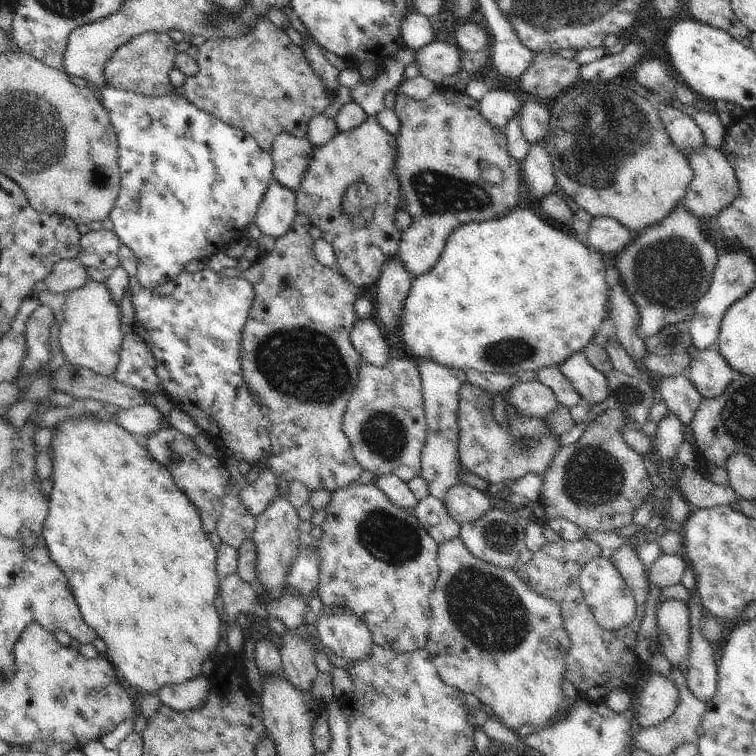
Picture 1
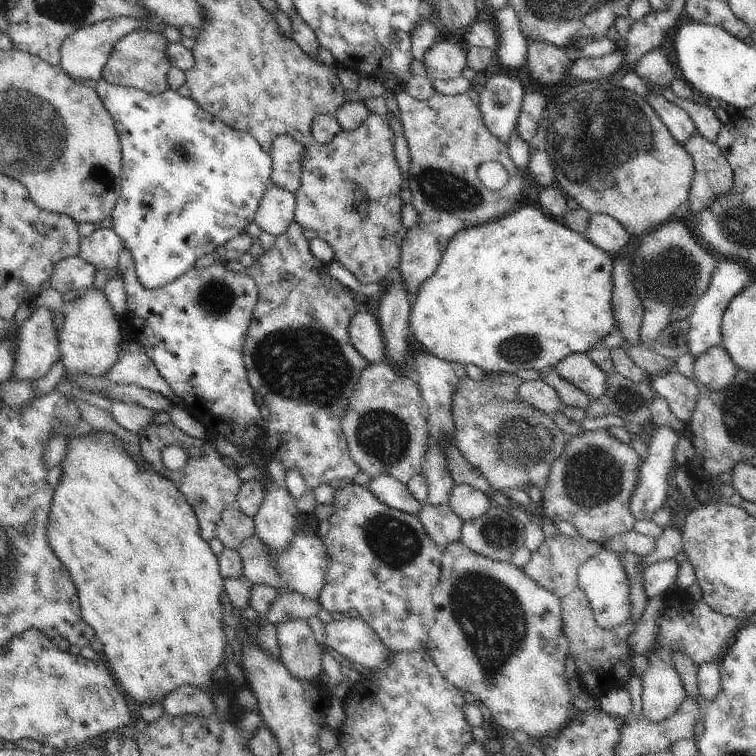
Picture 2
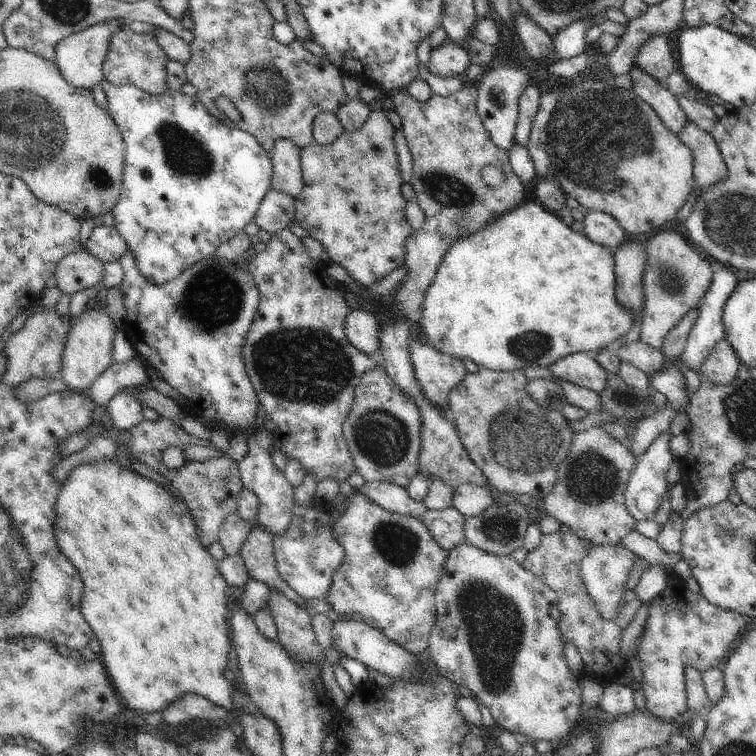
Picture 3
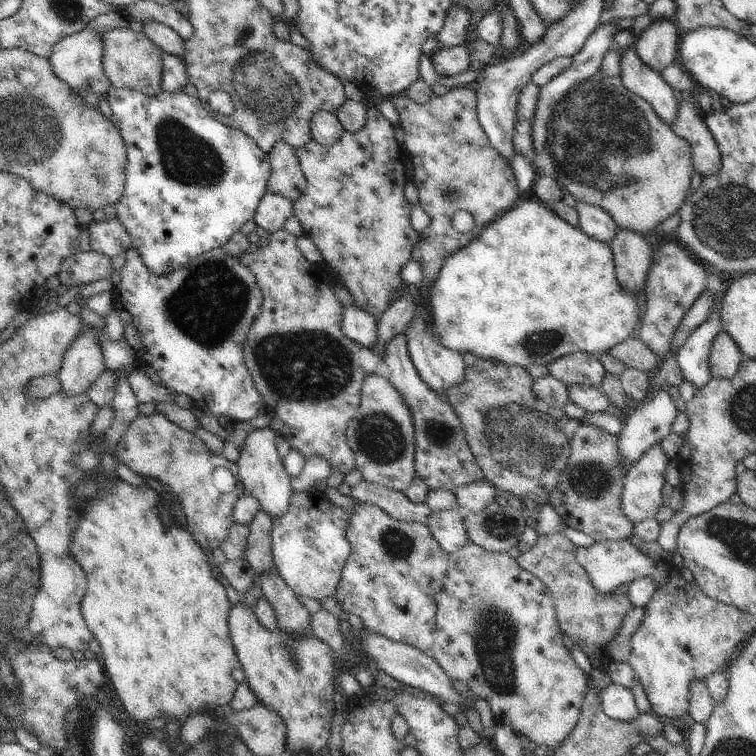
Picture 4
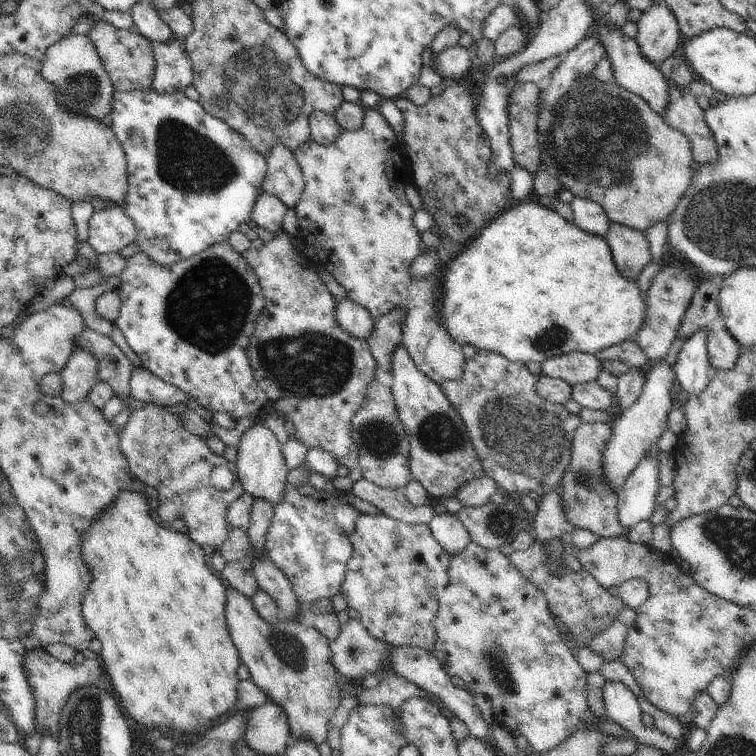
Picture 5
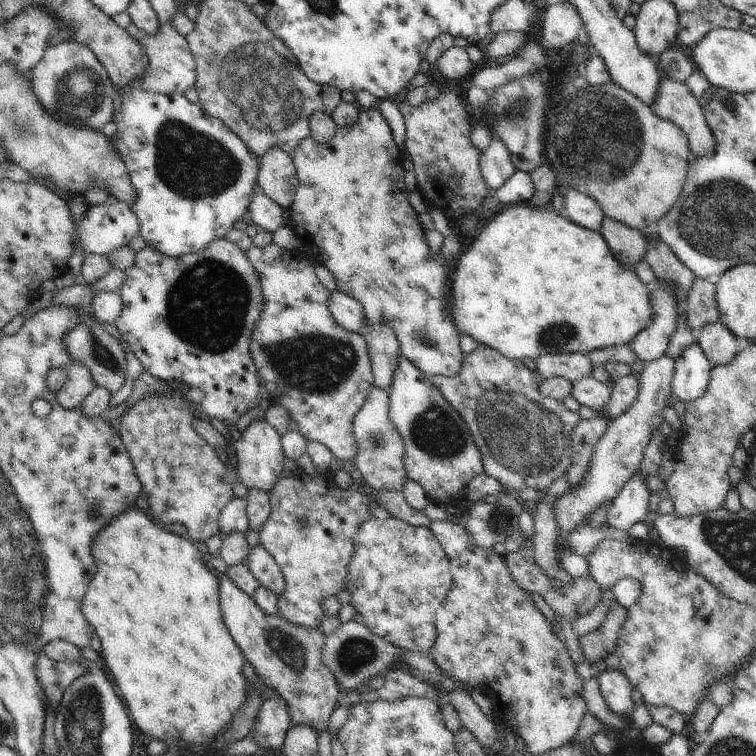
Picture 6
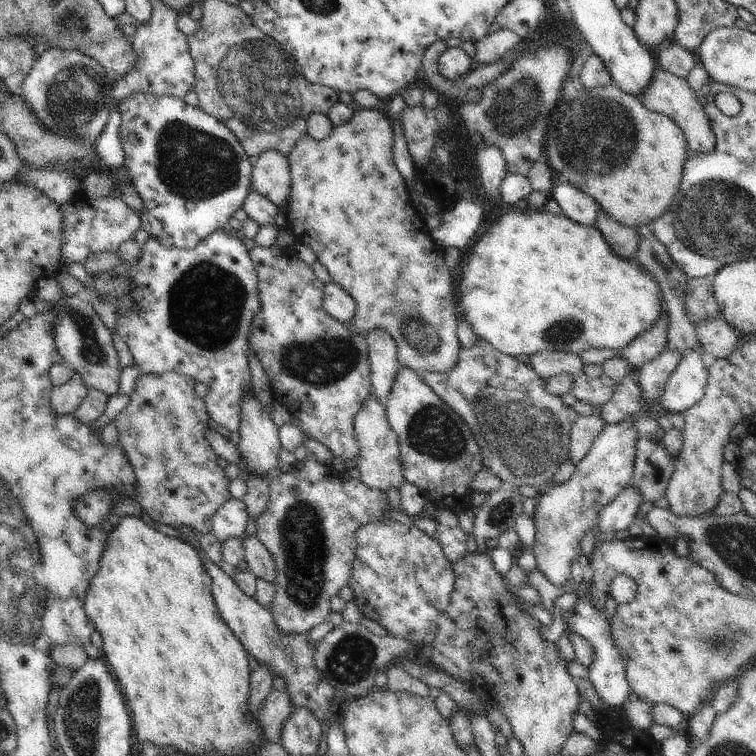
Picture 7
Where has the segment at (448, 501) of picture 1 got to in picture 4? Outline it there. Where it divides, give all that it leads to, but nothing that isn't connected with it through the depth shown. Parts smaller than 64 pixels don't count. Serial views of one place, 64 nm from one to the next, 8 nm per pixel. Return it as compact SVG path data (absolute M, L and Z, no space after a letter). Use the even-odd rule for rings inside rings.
M488 480L462 485L455 490L459 510L463 514L482 512L496 498L496 487Z

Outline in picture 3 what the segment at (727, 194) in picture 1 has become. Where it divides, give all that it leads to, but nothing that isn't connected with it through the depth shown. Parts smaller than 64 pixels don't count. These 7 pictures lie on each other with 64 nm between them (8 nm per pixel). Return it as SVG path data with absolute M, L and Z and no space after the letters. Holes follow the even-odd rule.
M687 120L678 138L691 150L693 156L694 193L705 193L729 175L721 150L714 137Z

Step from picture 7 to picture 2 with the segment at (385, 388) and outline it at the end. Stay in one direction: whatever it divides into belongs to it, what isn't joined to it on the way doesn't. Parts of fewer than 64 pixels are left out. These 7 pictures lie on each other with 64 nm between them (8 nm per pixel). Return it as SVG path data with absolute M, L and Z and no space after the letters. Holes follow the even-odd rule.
M473 87L464 94L454 94L454 96L445 96L435 91L434 95L426 101L415 100L401 89L394 92L394 97L398 102L396 116L401 123L410 152L410 170L408 170L405 187L412 192L412 205L420 216L420 222L408 230L402 242L398 269L399 276L404 280L406 292L410 292L408 302L414 304L420 284L430 279L430 276L436 272L447 245L460 230L486 224L518 208L526 174L520 168L516 168L516 164L510 159L507 144L500 142L484 126L478 106L479 94ZM491 161L502 164L508 172L508 182L496 191L489 190L478 179L478 168L484 162Z

